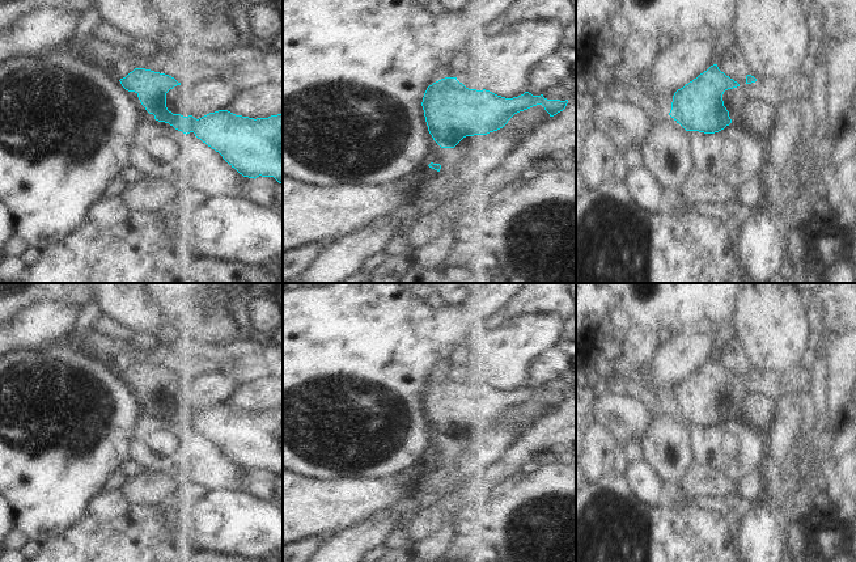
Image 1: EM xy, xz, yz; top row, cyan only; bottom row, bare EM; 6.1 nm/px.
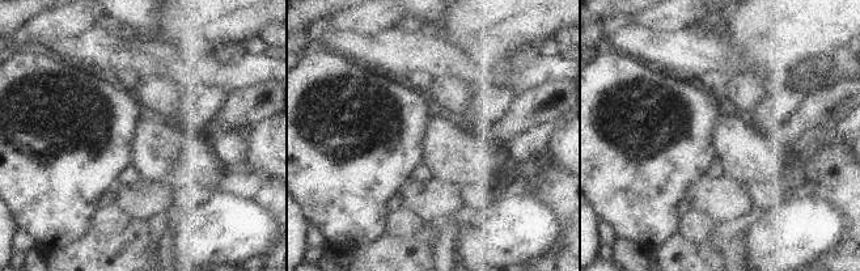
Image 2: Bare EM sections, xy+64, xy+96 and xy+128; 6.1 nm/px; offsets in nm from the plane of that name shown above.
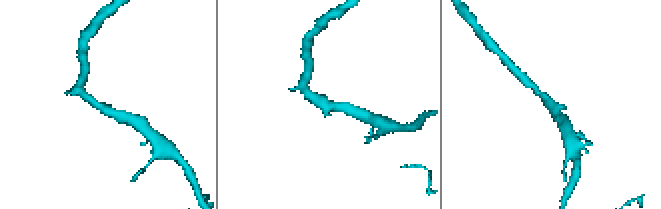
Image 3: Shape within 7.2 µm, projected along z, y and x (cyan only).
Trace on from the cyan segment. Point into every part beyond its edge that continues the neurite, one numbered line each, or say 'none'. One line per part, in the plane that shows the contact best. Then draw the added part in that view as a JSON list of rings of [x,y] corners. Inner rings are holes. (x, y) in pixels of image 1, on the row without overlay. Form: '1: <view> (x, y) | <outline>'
1: xz (448, 452) | [[[444,441],[433,451],[432,456],[441,459],[438,465],[431,461],[431,466],[437,469],[454,462],[459,456],[459,451],[454,441]]]

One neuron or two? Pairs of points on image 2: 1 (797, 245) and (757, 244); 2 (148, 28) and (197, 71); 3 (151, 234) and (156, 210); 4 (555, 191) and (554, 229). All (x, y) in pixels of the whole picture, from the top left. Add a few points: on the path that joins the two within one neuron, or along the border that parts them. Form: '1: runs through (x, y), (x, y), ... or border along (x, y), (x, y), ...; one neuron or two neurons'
1: runs through (787, 244), (767, 244); one neuron
2: border along (135, 33), (143, 37), (156, 37); two neurons
3: border along (131, 219), (162, 221); two neurons
4: border along (530, 195), (546, 202), (566, 225); two neurons

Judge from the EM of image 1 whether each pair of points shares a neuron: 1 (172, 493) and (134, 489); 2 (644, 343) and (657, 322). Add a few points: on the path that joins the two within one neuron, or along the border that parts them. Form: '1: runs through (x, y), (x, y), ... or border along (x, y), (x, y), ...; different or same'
1: runs through (162, 490), (143, 489); same
2: border along (622, 321), (652, 333), (657, 338); different

